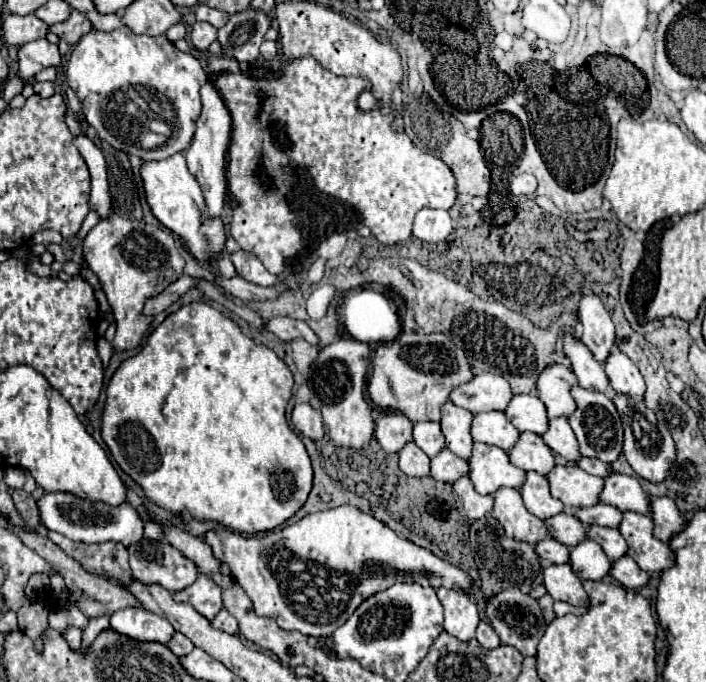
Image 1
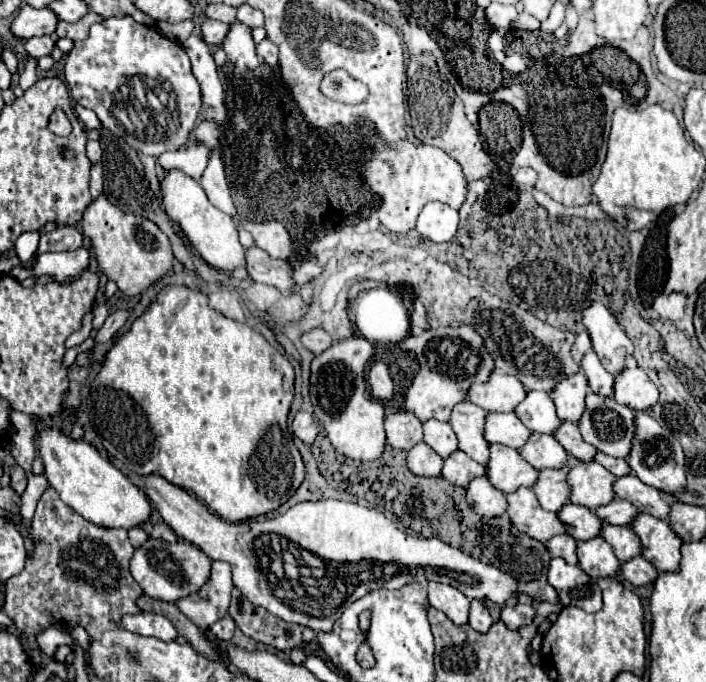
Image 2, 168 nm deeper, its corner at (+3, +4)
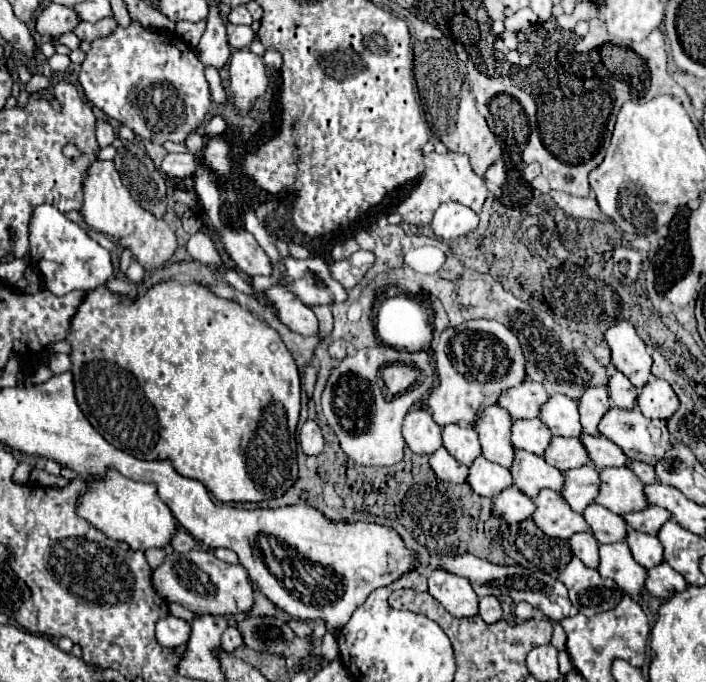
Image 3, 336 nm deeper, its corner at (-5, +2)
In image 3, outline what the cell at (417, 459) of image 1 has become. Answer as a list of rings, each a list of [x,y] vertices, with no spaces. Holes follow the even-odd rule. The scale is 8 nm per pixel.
[[[440,448],[430,456],[430,466],[436,472],[436,476],[444,482],[464,484],[468,478],[468,466],[464,466],[456,458],[452,458],[446,448]]]

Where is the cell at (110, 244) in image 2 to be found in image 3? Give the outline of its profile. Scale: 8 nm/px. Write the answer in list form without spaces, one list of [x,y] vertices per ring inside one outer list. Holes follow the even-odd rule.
[[[94,160],[86,168],[86,176],[82,180],[82,192],[84,192],[82,216],[92,230],[104,232],[122,248],[132,248],[134,258],[140,260],[140,264],[146,270],[160,268],[164,262],[170,260],[170,256],[176,250],[174,232],[168,228],[168,224],[164,220],[160,220],[152,212],[144,210],[132,198],[130,190],[122,184],[122,178],[112,160]]]

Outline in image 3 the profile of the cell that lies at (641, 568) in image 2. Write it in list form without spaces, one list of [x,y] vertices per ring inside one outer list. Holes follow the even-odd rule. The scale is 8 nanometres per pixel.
[[[662,562],[658,566],[654,566],[652,570],[648,570],[648,578],[646,578],[646,590],[662,600],[668,600],[670,596],[674,596],[676,592],[682,592],[688,588],[688,582],[684,580],[682,574],[678,574],[668,562]]]

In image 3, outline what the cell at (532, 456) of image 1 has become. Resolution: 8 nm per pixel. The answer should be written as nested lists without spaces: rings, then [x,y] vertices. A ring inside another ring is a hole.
[[[552,438],[552,446],[548,446],[544,460],[566,472],[588,464],[590,456],[580,438]]]

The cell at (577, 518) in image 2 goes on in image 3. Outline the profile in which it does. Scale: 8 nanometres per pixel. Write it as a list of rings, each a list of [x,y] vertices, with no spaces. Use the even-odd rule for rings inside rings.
[[[592,504],[588,506],[588,510],[584,512],[586,522],[590,524],[596,540],[600,544],[612,544],[612,542],[622,542],[628,534],[628,524],[622,516],[610,512],[608,508],[600,506],[600,504]]]

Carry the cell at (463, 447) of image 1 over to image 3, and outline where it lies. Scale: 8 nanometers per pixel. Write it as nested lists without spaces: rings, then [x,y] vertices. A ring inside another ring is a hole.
[[[488,406],[476,420],[474,430],[480,436],[484,458],[504,468],[510,468],[514,460],[514,444],[510,440],[512,432],[510,414],[500,406]]]

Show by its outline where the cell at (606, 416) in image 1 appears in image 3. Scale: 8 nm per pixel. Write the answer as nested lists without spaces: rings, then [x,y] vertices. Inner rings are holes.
[[[610,408],[600,422],[600,434],[606,436],[608,440],[616,442],[624,450],[624,454],[628,454],[632,460],[640,460],[640,462],[646,462],[652,466],[658,464],[658,460],[662,460],[662,456],[672,448],[666,422],[648,420],[648,418],[644,418],[644,414],[638,408],[636,410]]]

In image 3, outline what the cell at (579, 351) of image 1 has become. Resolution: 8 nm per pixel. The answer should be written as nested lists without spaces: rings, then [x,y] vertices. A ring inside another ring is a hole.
[[[614,372],[610,376],[610,384],[608,384],[608,392],[610,392],[610,400],[616,408],[622,410],[632,410],[636,406],[638,400],[638,388],[632,386],[632,382],[622,374],[622,372]]]

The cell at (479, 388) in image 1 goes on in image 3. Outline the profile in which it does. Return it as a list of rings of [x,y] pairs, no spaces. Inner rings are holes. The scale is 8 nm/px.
[[[526,380],[520,386],[504,392],[498,400],[498,406],[508,410],[508,414],[518,420],[518,418],[538,418],[540,408],[548,402],[548,394],[540,382]]]

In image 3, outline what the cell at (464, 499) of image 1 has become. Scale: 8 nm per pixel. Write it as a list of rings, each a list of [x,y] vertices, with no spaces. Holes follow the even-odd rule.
[[[516,486],[512,490],[504,490],[494,498],[496,512],[508,522],[508,524],[518,524],[526,518],[530,518],[536,510],[536,504],[522,494]]]

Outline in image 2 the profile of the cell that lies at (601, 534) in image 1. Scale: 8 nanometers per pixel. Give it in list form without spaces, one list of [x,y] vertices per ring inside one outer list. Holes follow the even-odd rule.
[[[604,524],[600,536],[612,546],[612,550],[620,562],[630,560],[632,556],[640,554],[640,540],[636,540],[636,534],[628,526]]]

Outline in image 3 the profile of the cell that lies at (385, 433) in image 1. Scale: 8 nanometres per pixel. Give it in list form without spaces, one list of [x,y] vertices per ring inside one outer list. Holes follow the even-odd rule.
[[[410,410],[404,418],[402,434],[414,454],[430,456],[442,446],[442,430],[428,410]]]

